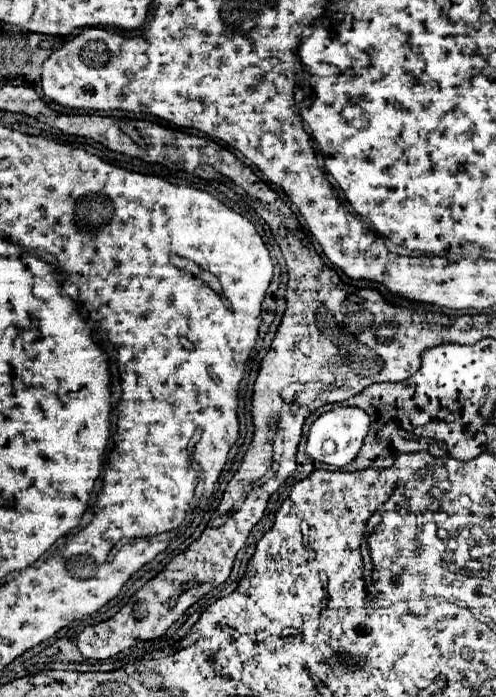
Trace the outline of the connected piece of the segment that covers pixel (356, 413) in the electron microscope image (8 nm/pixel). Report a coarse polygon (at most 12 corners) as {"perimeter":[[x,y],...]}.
{"perimeter":[[339,406],[321,414],[307,454],[343,468],[369,430],[365,410]]}

